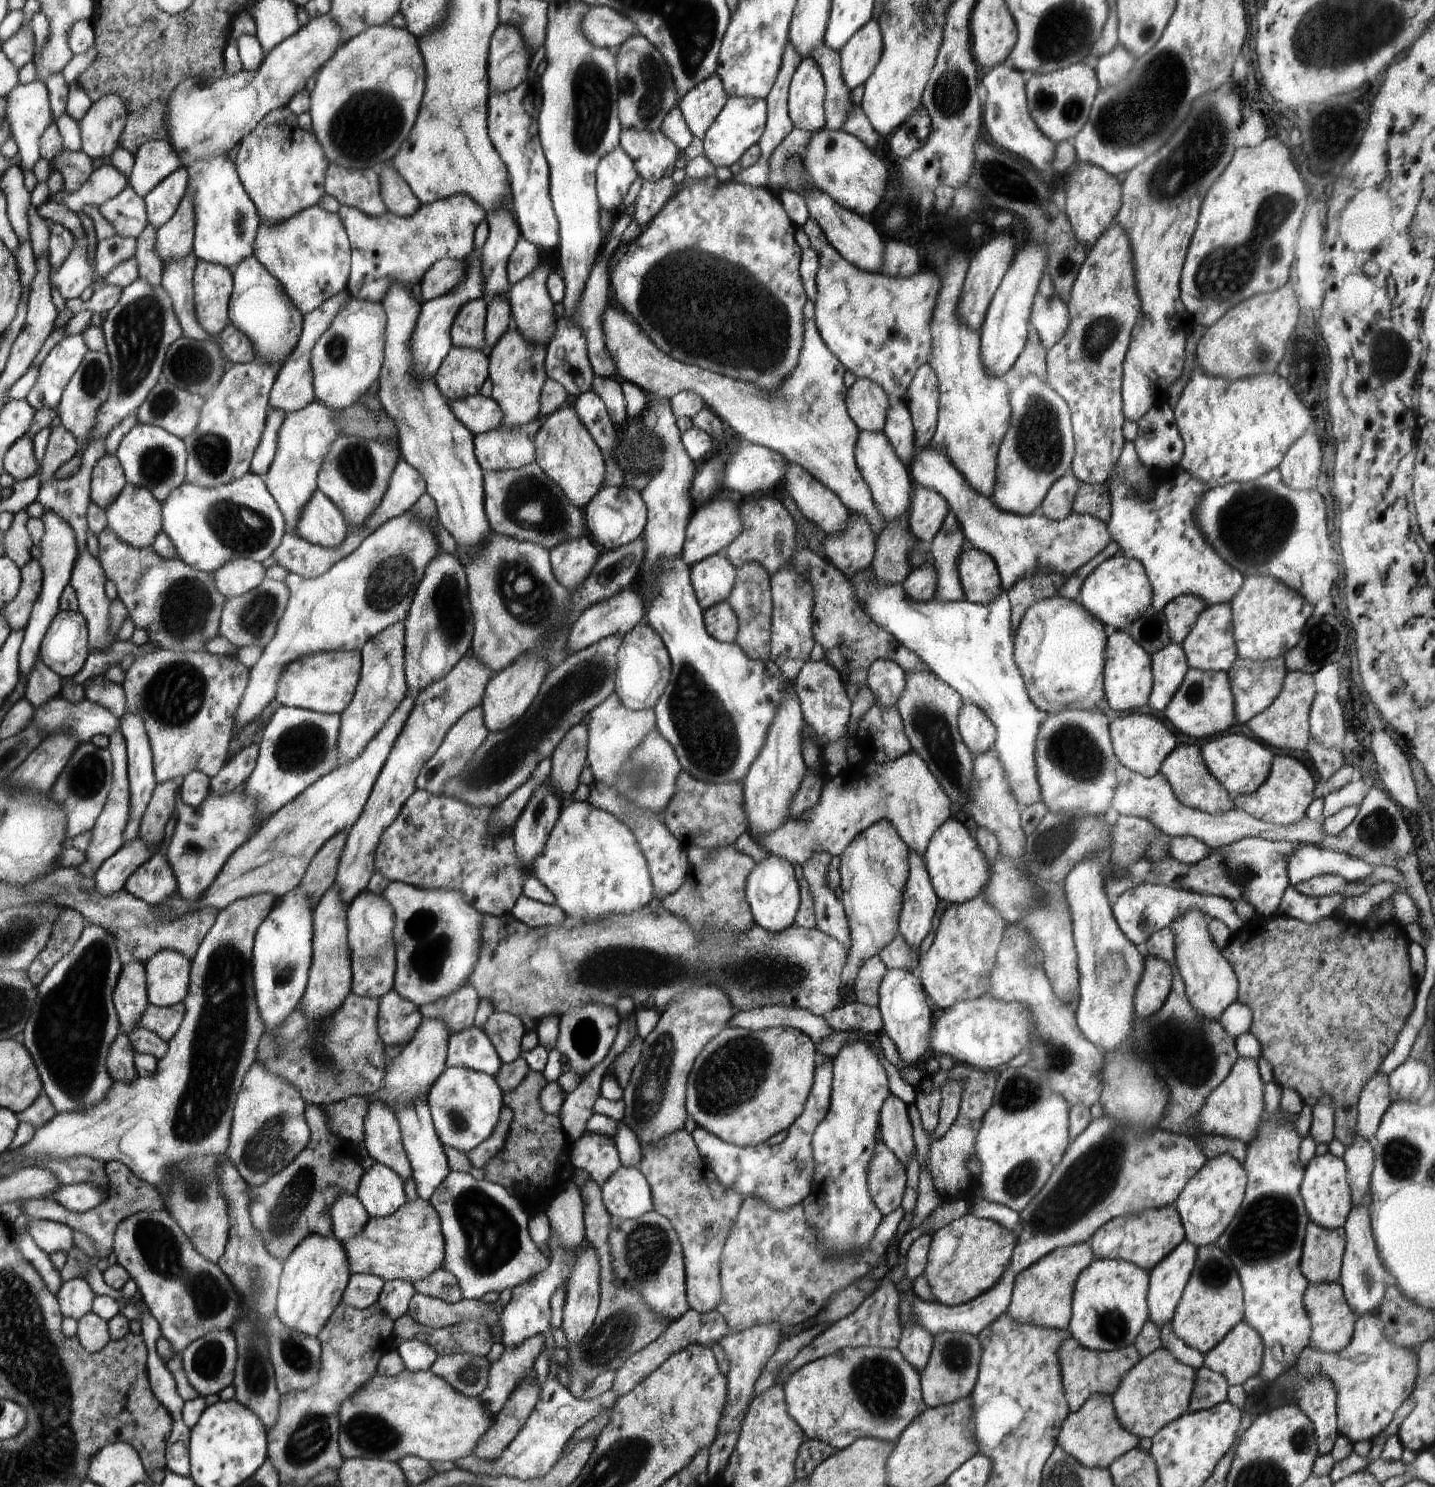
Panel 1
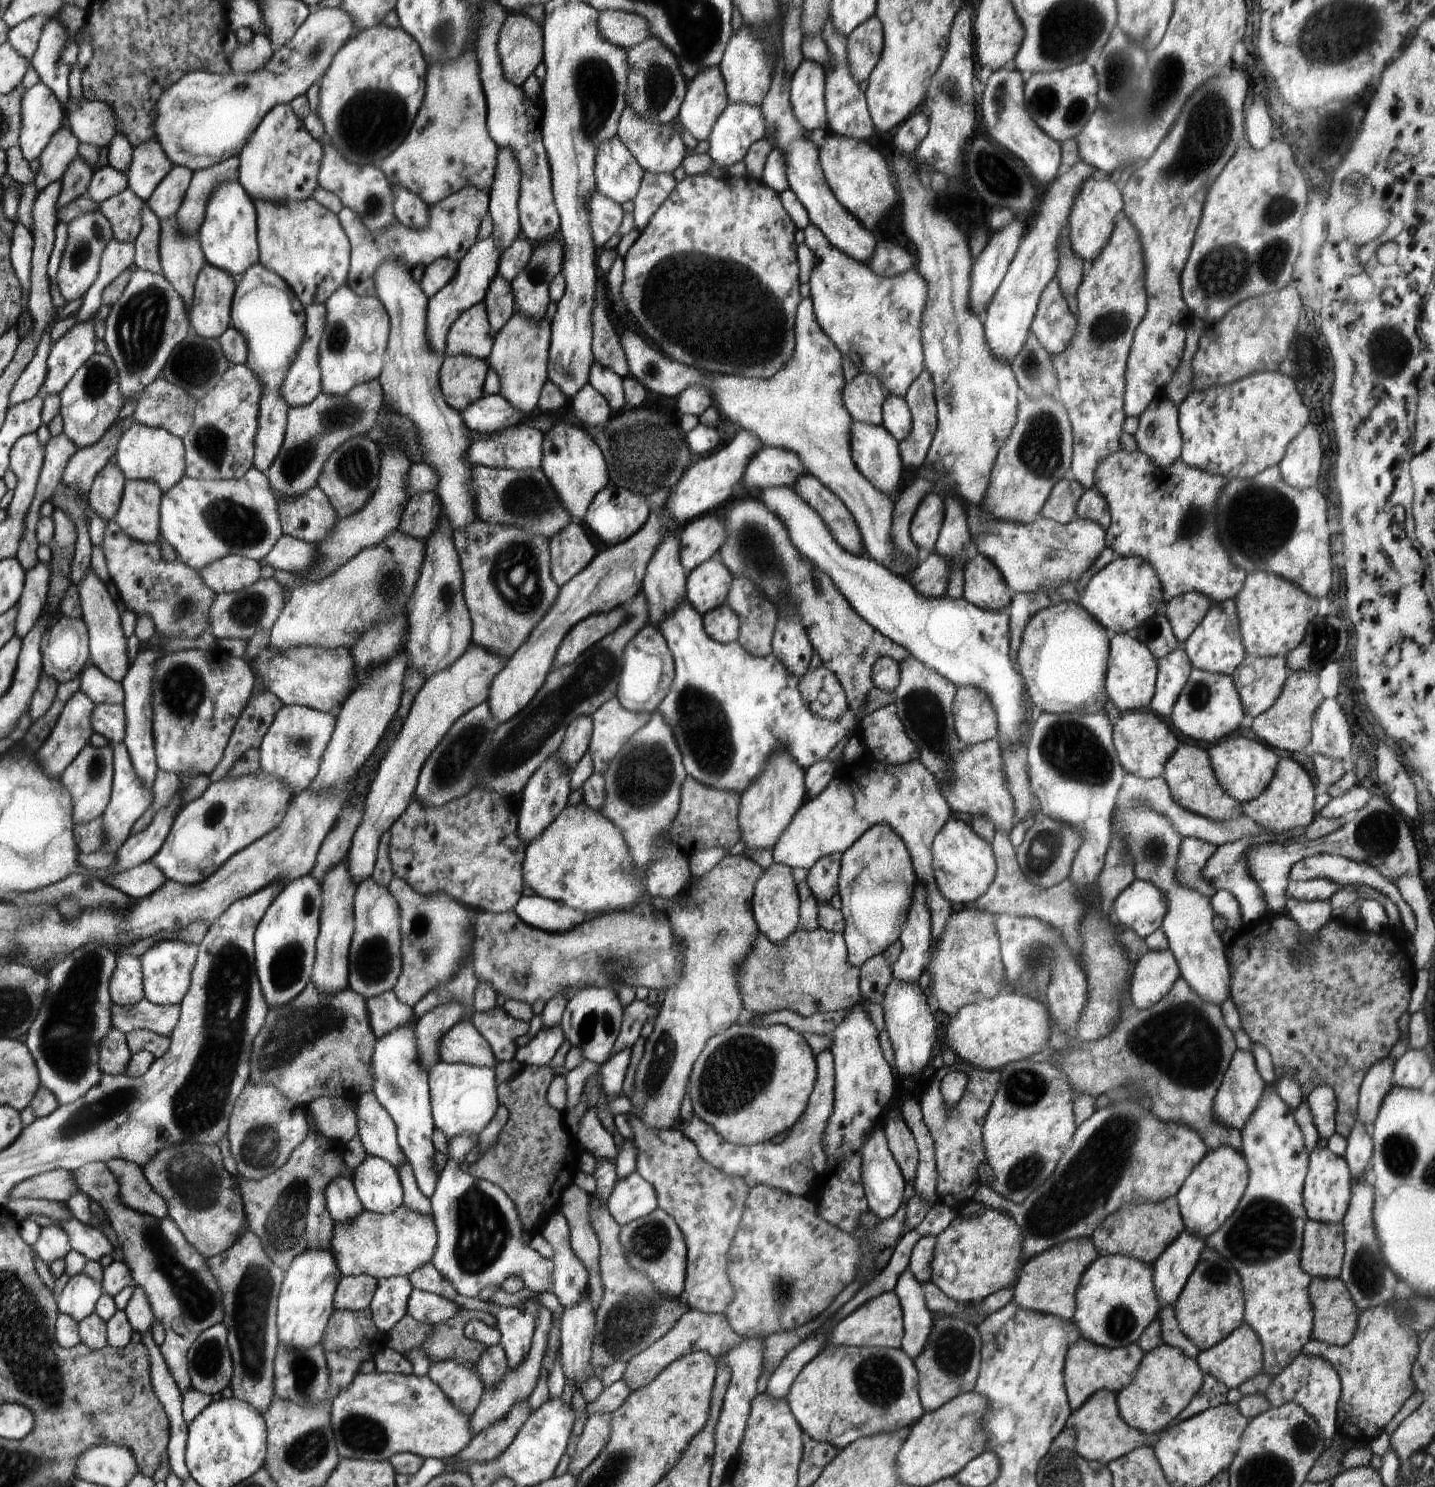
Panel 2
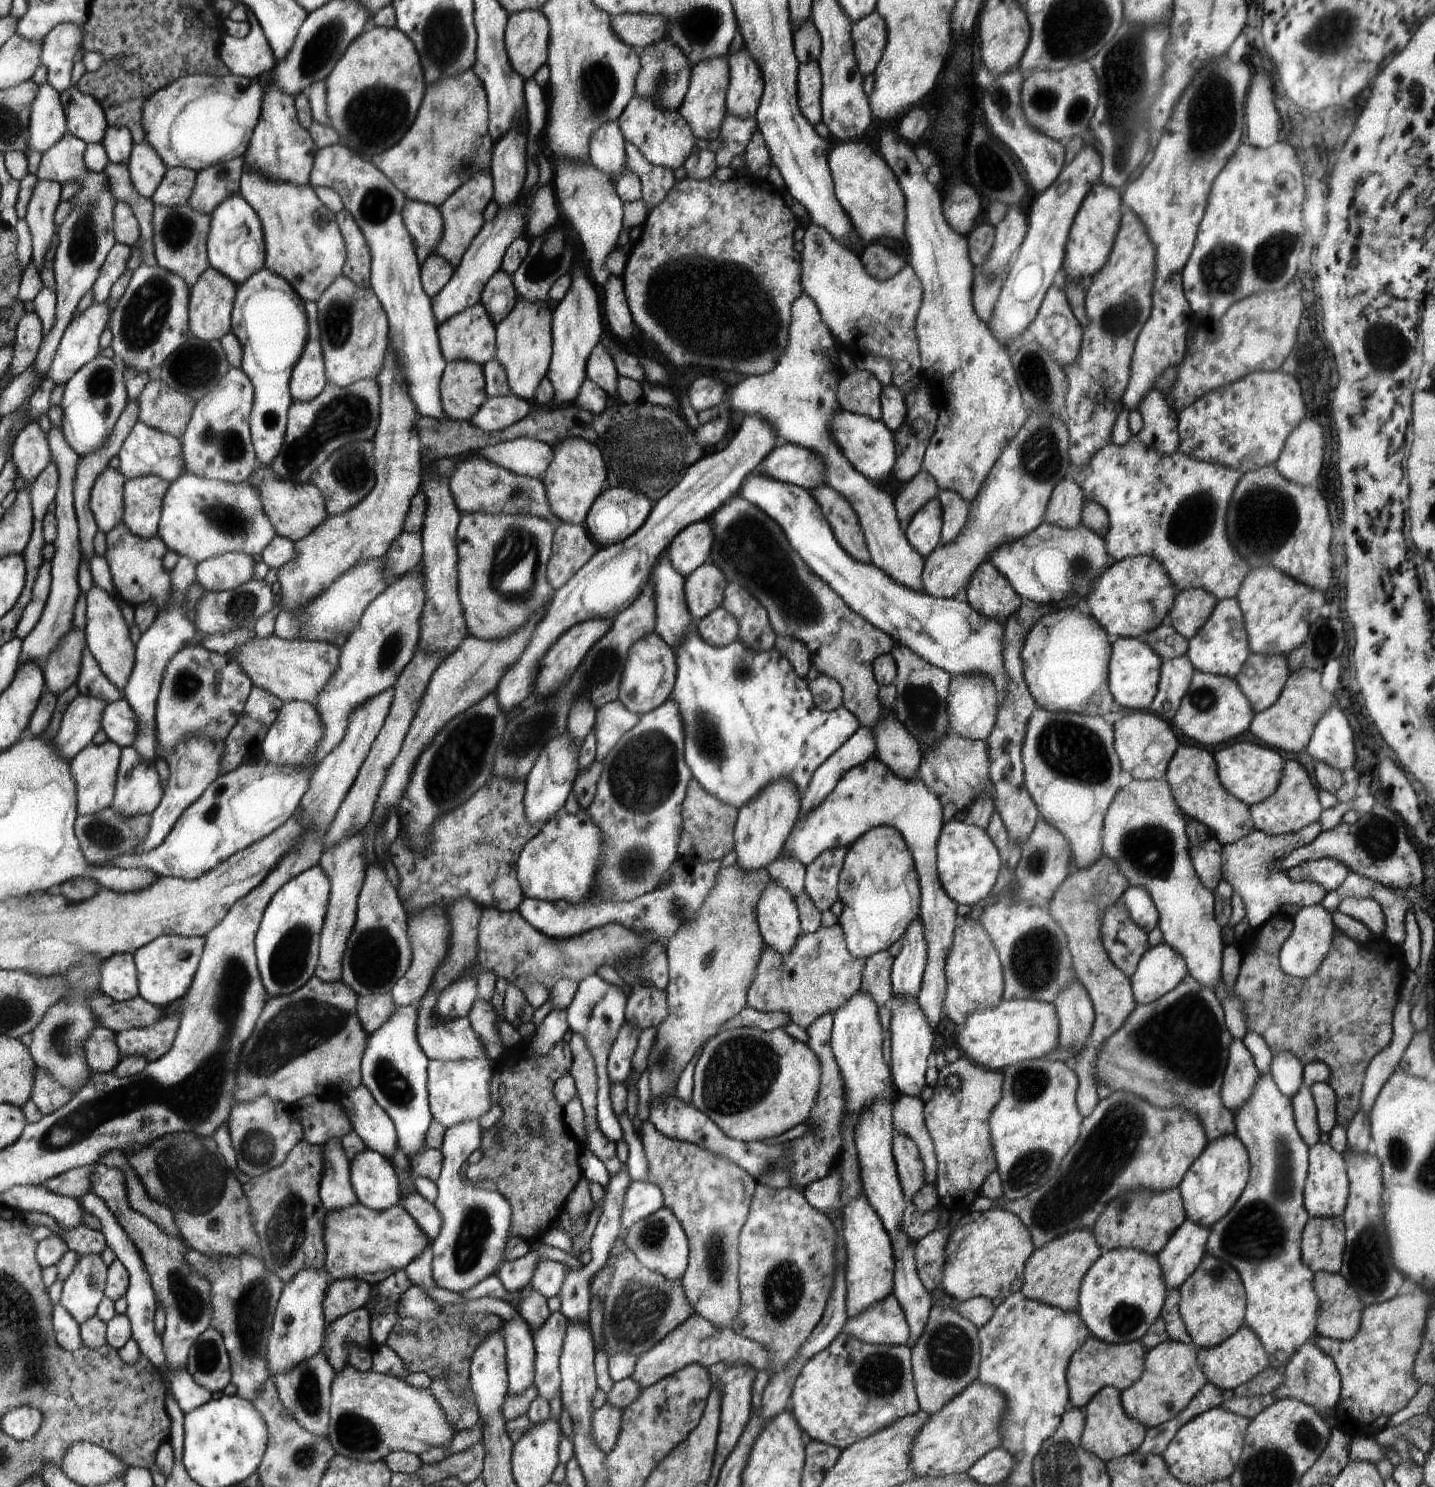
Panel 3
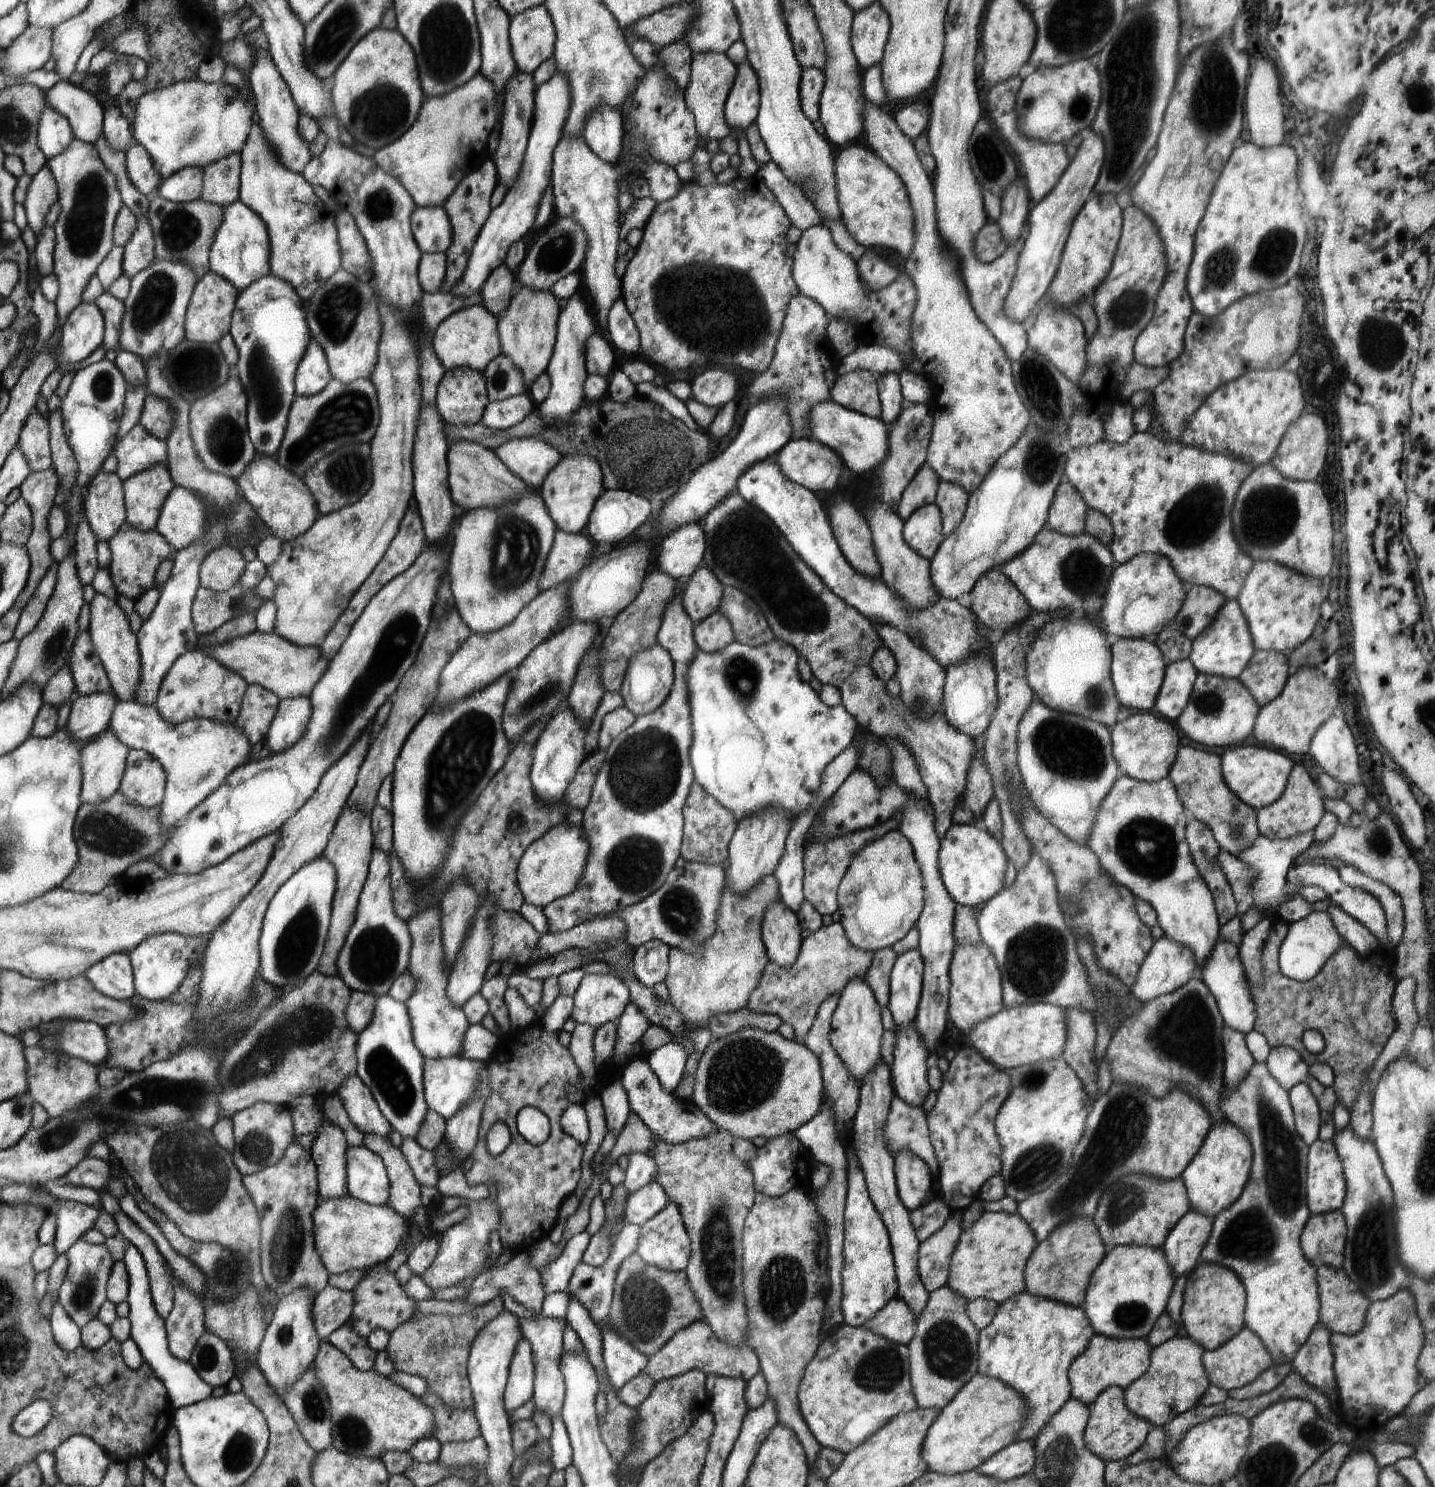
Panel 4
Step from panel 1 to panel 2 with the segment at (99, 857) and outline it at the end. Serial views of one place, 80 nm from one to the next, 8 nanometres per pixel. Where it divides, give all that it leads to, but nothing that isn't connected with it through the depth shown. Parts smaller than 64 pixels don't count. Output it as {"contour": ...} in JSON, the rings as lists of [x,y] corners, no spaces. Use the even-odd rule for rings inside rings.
{"contour":[[[124,742],[114,744],[113,748],[113,793],[108,807],[102,817],[102,824],[106,826],[106,844],[102,844],[102,852],[116,852],[120,850],[129,836],[134,832],[134,826],[151,807],[153,807],[153,792],[151,788],[144,788],[142,780],[138,778],[133,768],[132,758]]]}

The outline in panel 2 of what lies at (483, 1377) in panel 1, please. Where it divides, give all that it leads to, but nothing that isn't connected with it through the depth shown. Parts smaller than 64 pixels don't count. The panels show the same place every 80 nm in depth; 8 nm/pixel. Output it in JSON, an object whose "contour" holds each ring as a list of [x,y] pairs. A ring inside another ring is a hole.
{"contour":[[[456,1360],[434,1362],[427,1376],[441,1386],[453,1404],[462,1412],[466,1412],[466,1416],[474,1415],[474,1410],[481,1403],[481,1397],[486,1388],[482,1374],[476,1368],[476,1363],[466,1366]]]}

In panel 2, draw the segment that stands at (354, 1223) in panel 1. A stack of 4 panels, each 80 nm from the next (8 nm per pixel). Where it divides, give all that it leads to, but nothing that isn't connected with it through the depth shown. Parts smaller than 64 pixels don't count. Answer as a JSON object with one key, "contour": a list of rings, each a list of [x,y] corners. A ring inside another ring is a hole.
{"contour":[[[348,1176],[334,1180],[327,1191],[328,1212],[335,1225],[348,1224],[362,1214],[364,1206],[358,1199],[354,1184]]]}

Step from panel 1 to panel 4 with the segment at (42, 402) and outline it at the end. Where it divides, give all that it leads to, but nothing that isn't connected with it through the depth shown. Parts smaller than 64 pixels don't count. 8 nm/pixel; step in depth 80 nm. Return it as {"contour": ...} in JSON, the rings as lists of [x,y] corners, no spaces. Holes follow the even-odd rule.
{"contour":[[[82,301],[69,314],[61,326],[59,349],[61,350],[60,370],[71,371],[76,362],[88,358],[104,336],[104,317],[95,303]]]}

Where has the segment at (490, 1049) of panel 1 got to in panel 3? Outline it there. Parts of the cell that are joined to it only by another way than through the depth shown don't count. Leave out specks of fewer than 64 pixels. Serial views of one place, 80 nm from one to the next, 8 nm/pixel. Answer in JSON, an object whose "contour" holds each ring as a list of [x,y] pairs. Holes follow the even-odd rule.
{"contour":[[[432,988],[426,992],[426,996],[422,996],[422,1000],[418,1002],[418,1037],[420,1038],[421,1048],[424,1050],[429,1060],[442,1061],[460,1061],[474,1060],[476,1058],[487,1058],[487,1049],[483,1045],[482,1040],[474,1032],[473,1026],[467,1017],[454,1018],[454,1020],[446,1020],[442,1022],[436,1016],[436,1002],[438,1002],[440,992],[432,992]]]}

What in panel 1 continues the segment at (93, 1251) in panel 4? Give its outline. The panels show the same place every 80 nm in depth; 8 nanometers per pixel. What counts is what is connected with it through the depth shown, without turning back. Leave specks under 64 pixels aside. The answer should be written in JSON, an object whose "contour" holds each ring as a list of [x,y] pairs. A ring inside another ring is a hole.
{"contour":[[[82,1278],[64,1282],[56,1296],[62,1316],[75,1321],[92,1311],[92,1302],[95,1298],[87,1280],[82,1280]]]}

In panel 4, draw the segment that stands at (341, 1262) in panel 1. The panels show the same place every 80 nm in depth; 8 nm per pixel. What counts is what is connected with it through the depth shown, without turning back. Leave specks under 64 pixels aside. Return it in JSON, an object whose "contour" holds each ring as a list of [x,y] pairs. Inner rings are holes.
{"contour":[[[297,1288],[288,1296],[279,1299],[276,1312],[266,1330],[255,1360],[266,1382],[280,1398],[316,1362],[321,1340],[314,1324],[314,1302],[316,1302],[316,1295],[313,1294],[313,1290],[305,1288]]]}

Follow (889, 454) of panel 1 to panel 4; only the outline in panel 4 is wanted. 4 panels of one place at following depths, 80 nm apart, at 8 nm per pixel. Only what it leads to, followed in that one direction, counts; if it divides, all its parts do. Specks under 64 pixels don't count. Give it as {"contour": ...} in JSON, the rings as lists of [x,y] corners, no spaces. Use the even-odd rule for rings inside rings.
{"contour":[[[832,399],[814,406],[810,418],[812,418],[809,420],[811,438],[833,449],[854,476],[861,477],[865,472],[870,472],[887,455],[889,434],[881,419],[851,411],[836,404]]]}

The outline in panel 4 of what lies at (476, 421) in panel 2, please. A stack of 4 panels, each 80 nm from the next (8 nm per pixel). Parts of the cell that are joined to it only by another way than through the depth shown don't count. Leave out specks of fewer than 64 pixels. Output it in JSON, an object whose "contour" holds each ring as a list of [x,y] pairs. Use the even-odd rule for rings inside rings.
{"contour":[[[528,393],[503,401],[490,401],[481,422],[491,429],[509,429],[528,418],[536,407],[536,403],[532,401],[532,397]]]}

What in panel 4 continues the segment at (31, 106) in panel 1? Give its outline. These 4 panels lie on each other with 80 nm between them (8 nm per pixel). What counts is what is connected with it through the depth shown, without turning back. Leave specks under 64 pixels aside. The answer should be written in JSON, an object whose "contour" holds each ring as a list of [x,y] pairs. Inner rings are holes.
{"contour":[[[47,105],[37,130],[37,143],[47,160],[64,152],[74,139],[69,119]]]}

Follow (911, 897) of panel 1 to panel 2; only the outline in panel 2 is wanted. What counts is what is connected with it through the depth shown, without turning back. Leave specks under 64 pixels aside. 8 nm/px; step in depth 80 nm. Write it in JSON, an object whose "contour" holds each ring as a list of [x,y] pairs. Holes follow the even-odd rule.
{"contour":[[[918,882],[914,888],[912,904],[899,940],[902,942],[902,953],[891,970],[896,980],[905,982],[920,981],[927,968],[930,943],[932,940],[932,916],[926,904],[926,888]]]}

